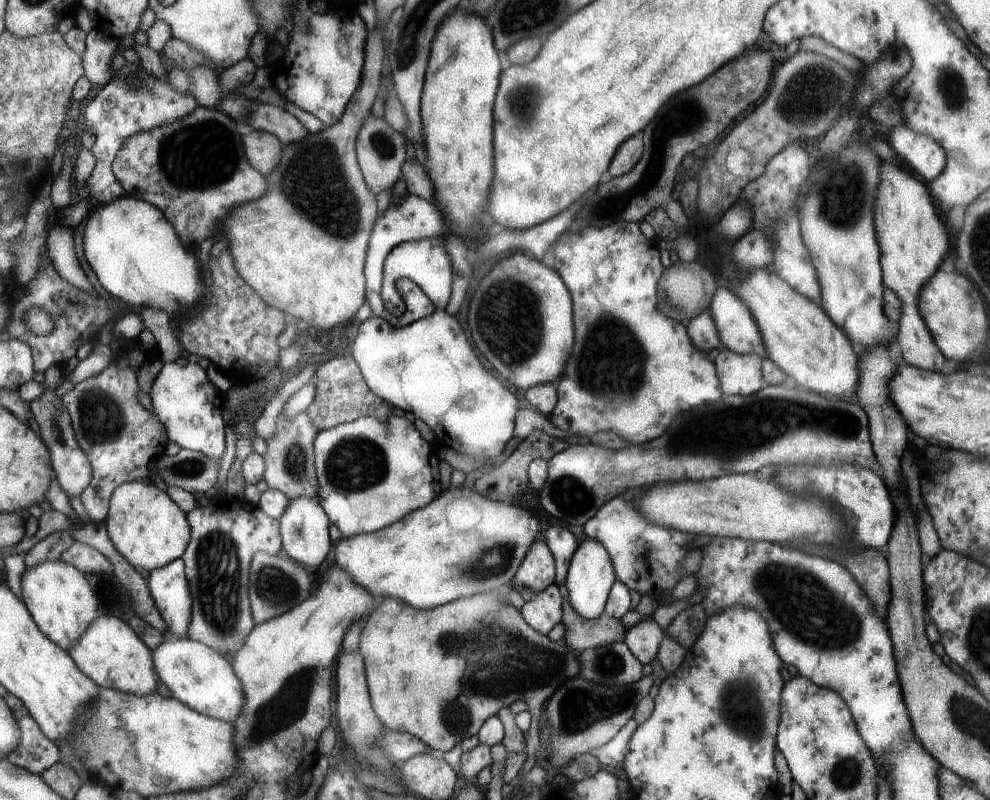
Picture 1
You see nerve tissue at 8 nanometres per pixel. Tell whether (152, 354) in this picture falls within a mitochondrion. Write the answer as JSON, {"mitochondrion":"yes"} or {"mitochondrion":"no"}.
{"mitochondrion":"no"}

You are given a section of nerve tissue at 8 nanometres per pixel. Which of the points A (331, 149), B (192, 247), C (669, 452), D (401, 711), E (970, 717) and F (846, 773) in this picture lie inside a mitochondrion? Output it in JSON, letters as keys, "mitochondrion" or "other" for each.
{"A":"mitochondrion","B":"other","C":"mitochondrion","D":"other","E":"mitochondrion","F":"mitochondrion"}

